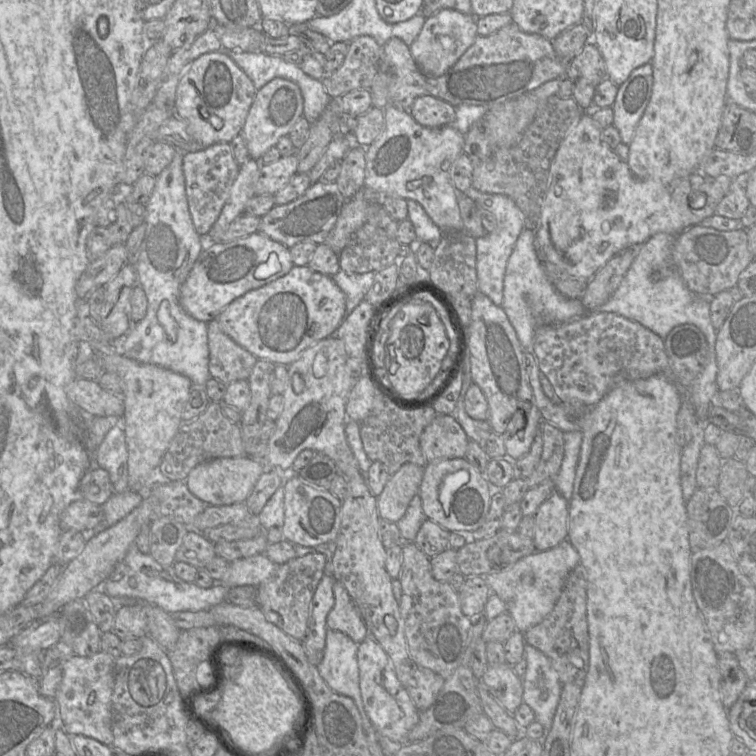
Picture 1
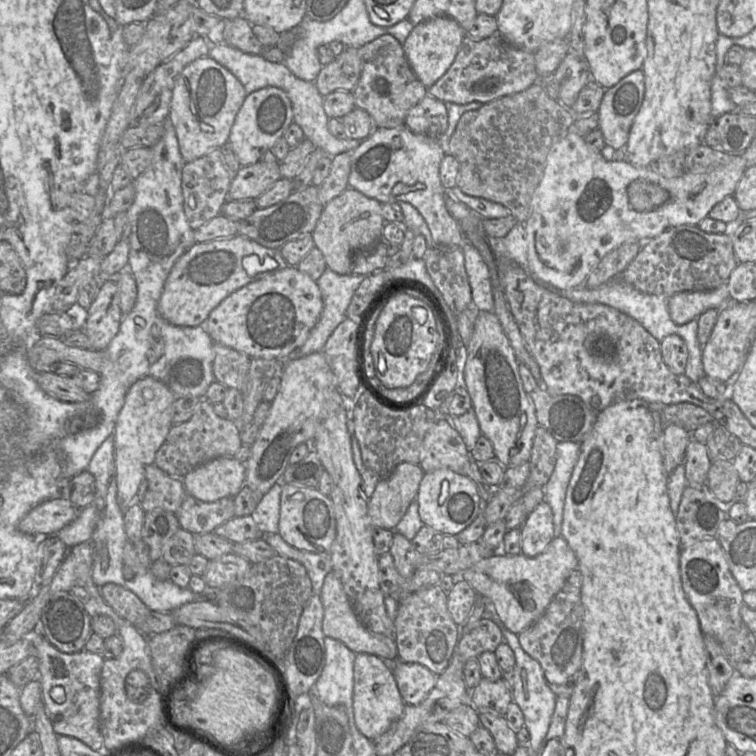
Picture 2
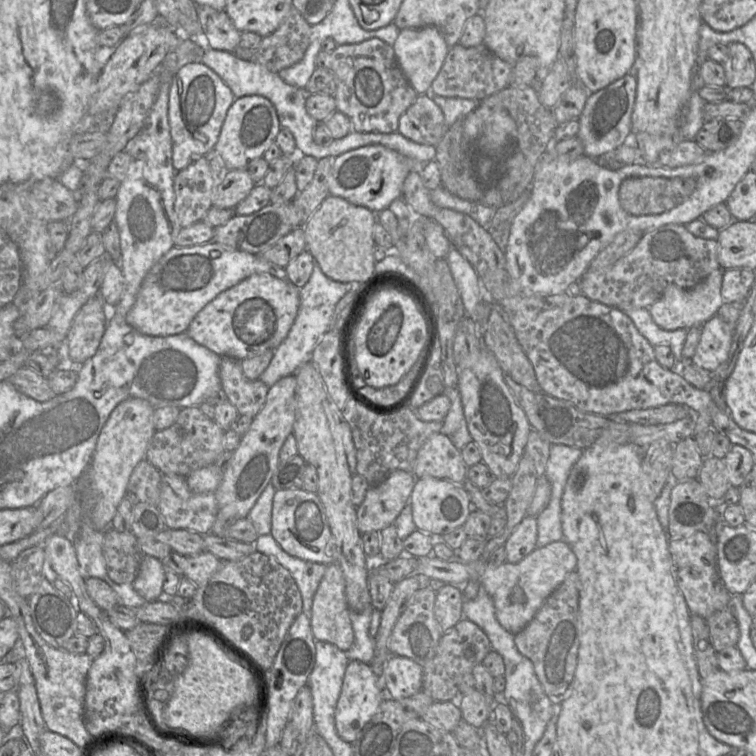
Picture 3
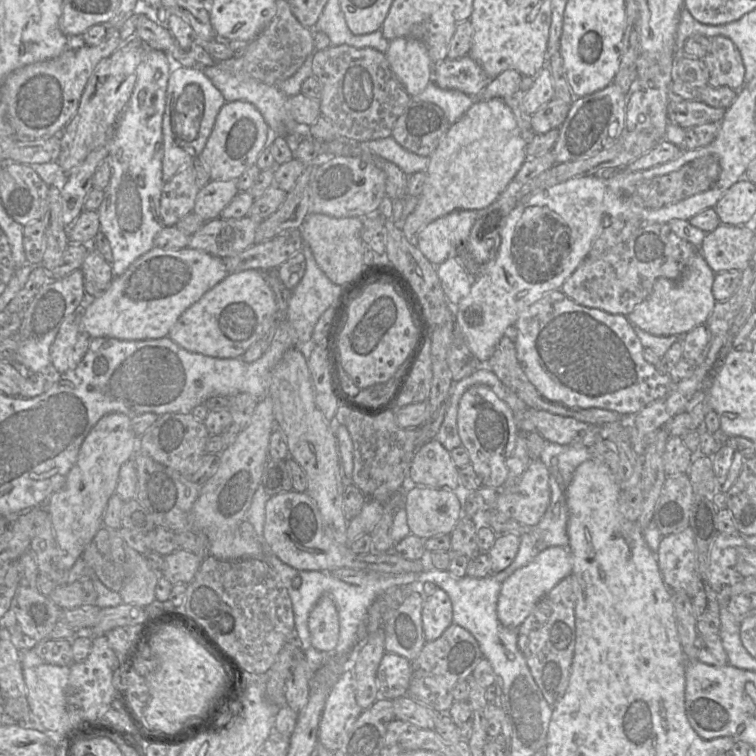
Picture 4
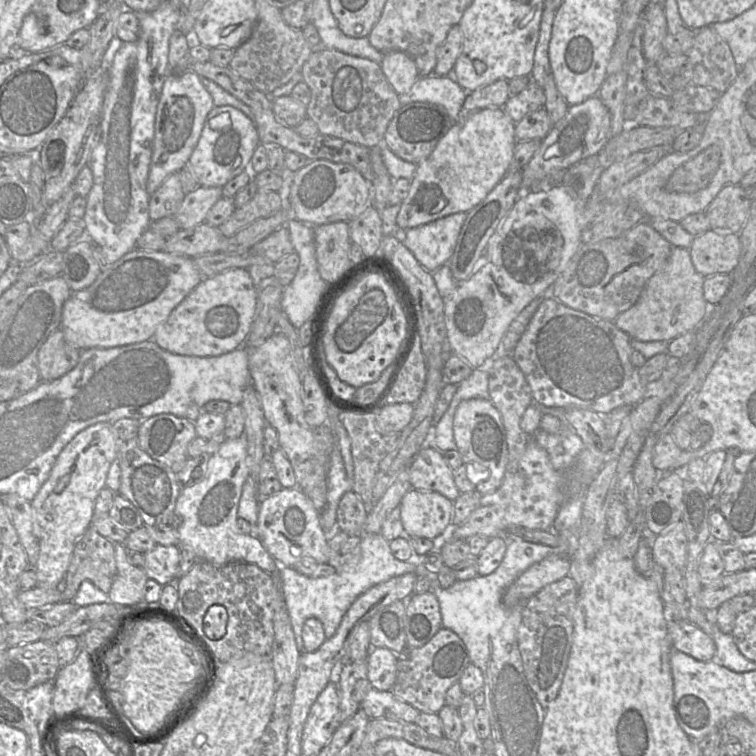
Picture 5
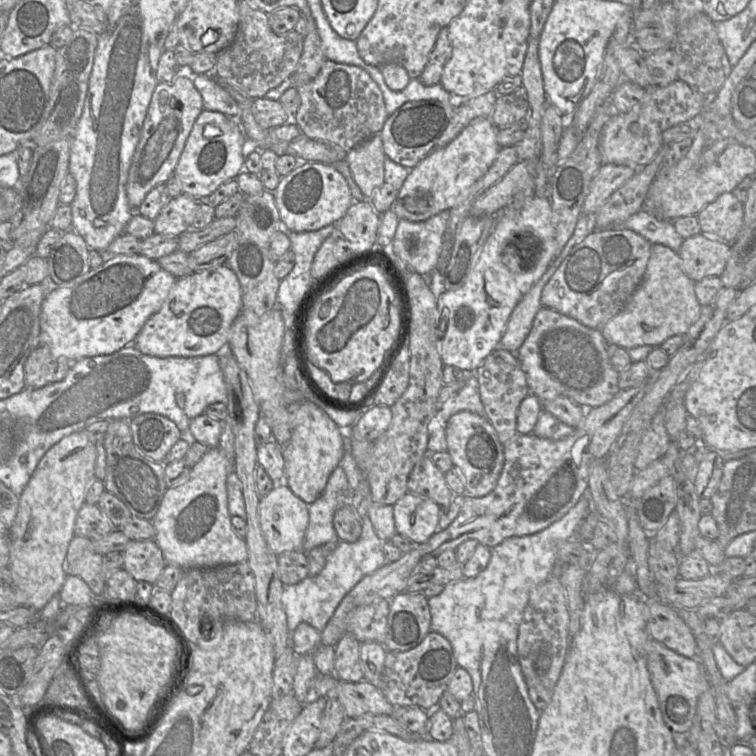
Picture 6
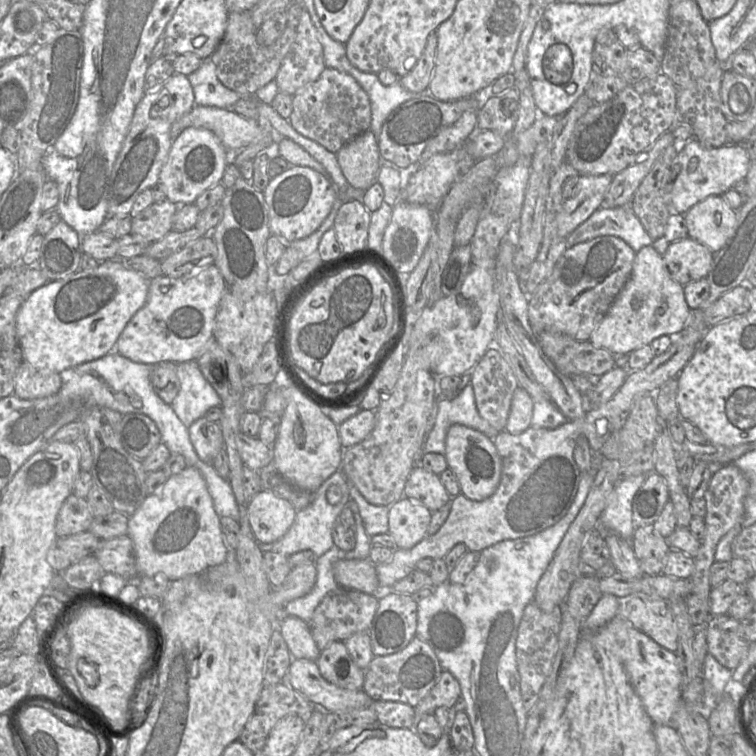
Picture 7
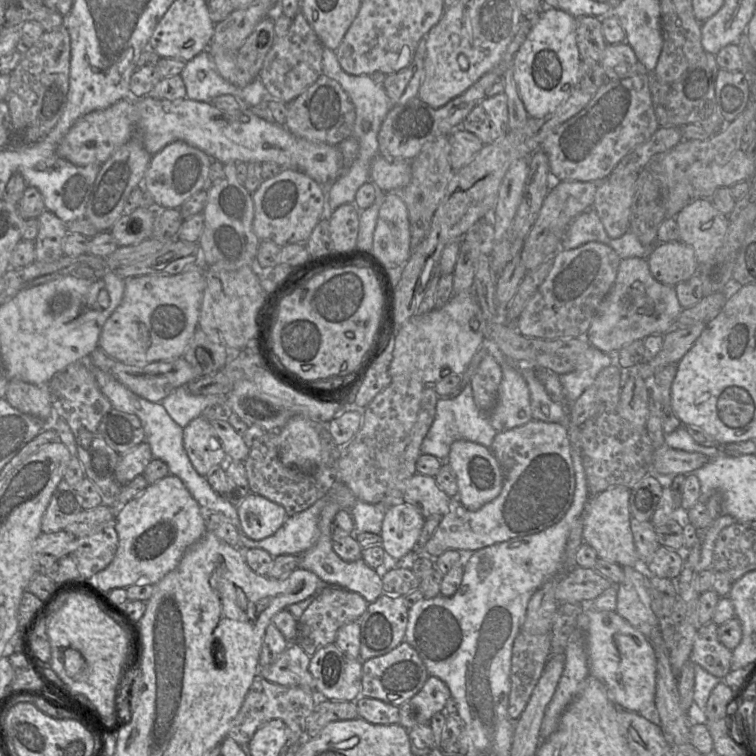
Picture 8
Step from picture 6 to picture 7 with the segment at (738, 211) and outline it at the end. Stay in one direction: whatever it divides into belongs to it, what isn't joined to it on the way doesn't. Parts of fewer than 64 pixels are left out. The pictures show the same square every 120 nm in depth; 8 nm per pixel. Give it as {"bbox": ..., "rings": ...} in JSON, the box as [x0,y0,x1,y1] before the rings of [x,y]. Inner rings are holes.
{"bbox":[683,196,737,253],"rings":[[[709,196],[683,214],[688,237],[705,245],[712,253],[720,250],[733,234],[737,222],[737,210],[732,209],[722,196]]]}

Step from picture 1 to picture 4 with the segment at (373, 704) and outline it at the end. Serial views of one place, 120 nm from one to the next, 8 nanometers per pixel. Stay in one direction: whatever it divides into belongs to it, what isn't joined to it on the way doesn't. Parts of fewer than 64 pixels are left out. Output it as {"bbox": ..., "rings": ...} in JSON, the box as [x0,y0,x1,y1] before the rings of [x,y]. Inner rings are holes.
{"bbox":[318,670,362,752],"rings":[[[345,670],[325,701],[318,727],[318,742],[335,752],[362,711],[356,702],[351,670]]]}

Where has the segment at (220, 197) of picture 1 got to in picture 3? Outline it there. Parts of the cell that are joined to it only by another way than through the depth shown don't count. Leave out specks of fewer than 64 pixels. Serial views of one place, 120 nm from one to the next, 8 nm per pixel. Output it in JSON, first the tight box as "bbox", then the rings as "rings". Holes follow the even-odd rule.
{"bbox":[174,157,218,227],"rings":[[[206,157],[177,171],[174,178],[174,210],[182,227],[201,221],[212,207],[218,179]]]}

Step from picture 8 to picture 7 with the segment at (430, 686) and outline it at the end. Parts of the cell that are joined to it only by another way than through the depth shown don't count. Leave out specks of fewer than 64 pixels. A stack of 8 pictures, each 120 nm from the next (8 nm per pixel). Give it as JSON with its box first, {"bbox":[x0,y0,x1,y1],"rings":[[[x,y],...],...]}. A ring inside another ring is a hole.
{"bbox":[414,671,461,717],"rings":[[[443,671],[437,684],[414,708],[417,717],[434,714],[439,707],[452,708],[461,698],[458,680],[448,671]]]}

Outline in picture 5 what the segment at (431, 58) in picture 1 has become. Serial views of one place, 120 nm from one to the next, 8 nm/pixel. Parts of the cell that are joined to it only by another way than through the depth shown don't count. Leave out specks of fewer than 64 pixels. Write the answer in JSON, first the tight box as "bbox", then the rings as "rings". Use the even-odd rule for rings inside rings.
{"bbox":[381,51,420,95],"rings":[[[400,51],[384,53],[381,68],[389,84],[398,95],[407,94],[420,78],[414,60]]]}

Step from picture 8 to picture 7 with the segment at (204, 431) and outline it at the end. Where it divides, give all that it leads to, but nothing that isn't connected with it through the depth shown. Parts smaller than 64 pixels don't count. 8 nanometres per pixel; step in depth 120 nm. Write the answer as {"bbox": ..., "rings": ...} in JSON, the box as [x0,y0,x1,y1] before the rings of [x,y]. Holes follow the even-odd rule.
{"bbox":[188,416,224,464],"rings":[[[202,416],[188,427],[188,433],[198,457],[212,464],[217,453],[224,447],[220,424]]]}

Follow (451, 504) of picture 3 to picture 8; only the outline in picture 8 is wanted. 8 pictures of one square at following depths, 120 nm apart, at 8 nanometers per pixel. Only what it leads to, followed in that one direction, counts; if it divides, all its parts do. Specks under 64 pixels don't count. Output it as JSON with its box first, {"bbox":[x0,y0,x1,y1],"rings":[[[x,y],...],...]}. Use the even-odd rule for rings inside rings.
{"bbox":[380,501,426,561],"rings":[[[403,501],[385,509],[380,536],[387,560],[399,561],[417,547],[426,518]]]}

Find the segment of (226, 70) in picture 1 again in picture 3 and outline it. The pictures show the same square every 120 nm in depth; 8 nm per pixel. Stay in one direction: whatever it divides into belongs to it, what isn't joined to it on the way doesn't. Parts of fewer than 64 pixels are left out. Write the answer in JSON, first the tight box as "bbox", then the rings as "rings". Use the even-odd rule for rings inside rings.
{"bbox":[168,62,235,171],"rings":[[[191,62],[177,70],[171,79],[168,104],[172,163],[176,171],[186,168],[214,149],[228,109],[235,100],[228,85],[202,62]]]}

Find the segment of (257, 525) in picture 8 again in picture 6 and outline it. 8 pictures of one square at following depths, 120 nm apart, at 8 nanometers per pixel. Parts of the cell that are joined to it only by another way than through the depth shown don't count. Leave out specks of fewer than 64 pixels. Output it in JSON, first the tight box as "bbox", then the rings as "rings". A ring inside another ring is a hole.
{"bbox":[258,483,309,556],"rings":[[[277,483],[272,491],[260,499],[258,507],[260,527],[268,548],[275,555],[278,556],[286,551],[302,551],[309,523],[308,505],[285,483]]]}

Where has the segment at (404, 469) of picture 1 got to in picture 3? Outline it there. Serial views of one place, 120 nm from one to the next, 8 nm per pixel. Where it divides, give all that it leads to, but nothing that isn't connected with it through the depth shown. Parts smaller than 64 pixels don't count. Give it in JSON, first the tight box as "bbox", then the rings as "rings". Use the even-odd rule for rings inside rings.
{"bbox":[356,470,416,533],"rings":[[[395,470],[384,481],[371,486],[363,502],[356,509],[360,533],[380,532],[393,524],[409,503],[416,479],[412,472]]]}

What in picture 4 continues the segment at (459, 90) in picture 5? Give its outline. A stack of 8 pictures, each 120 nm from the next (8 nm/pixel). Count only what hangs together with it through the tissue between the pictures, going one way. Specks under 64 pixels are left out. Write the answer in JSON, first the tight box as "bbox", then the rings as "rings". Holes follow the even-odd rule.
{"bbox":[411,81,476,124],"rings":[[[430,81],[426,88],[411,100],[431,102],[445,113],[450,124],[458,121],[476,101],[474,97],[454,89],[442,89]]]}

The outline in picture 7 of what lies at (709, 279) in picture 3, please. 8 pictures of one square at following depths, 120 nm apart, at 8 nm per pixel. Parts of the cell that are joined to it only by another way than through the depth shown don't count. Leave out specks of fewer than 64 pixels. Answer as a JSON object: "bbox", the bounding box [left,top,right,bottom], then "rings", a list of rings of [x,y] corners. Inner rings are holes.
{"bbox":[589,246,691,355],"rings":[[[646,246],[636,252],[629,279],[589,340],[614,355],[629,355],[661,336],[677,336],[686,326],[691,312],[685,300],[684,286],[670,277],[662,255]]]}

